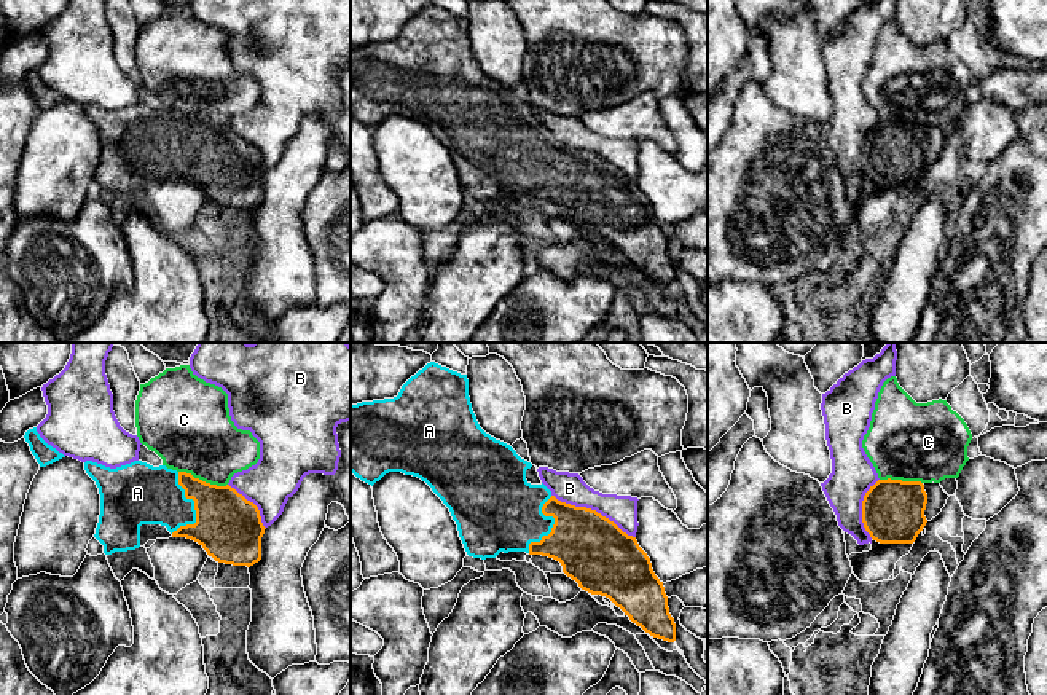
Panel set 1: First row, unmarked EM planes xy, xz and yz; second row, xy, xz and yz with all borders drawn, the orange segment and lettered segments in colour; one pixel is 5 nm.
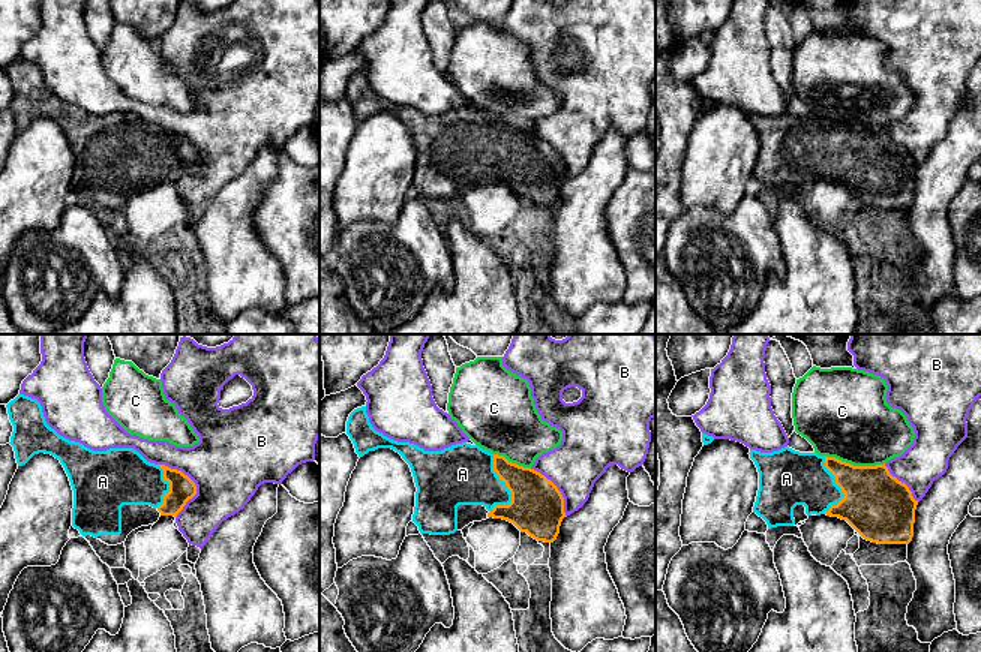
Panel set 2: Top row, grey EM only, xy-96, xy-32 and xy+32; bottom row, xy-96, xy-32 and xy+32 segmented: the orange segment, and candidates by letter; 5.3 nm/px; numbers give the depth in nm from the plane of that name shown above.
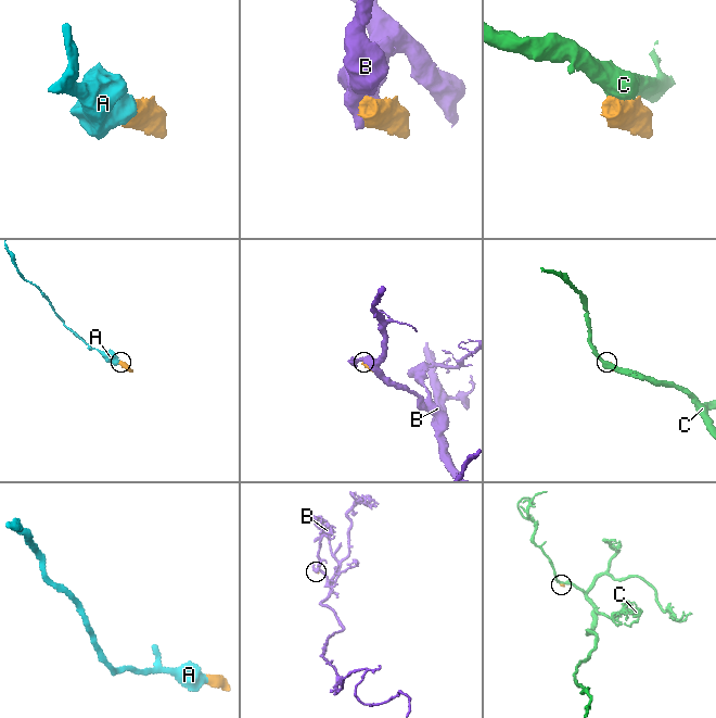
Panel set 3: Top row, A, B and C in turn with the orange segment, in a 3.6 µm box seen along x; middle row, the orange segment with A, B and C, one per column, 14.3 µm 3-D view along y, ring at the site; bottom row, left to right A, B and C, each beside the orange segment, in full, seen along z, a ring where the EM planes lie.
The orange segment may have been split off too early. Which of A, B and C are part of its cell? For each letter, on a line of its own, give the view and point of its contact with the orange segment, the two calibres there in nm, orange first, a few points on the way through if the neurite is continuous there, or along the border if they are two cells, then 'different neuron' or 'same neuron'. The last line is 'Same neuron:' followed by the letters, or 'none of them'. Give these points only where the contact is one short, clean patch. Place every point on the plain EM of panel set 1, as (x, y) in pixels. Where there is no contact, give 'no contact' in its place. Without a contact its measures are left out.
A: contact xy (195, 150); calibres 340 and 300 nm; way xy (228, 169), (217, 160), (195, 150), (160, 137), (147, 137); same neuron
B: contact xz (593, 153); calibres 360 and 150 nm; different neuron
C: contact xy (201, 123); calibres 300 and 400 nm; different neuron
Same neuron: A

